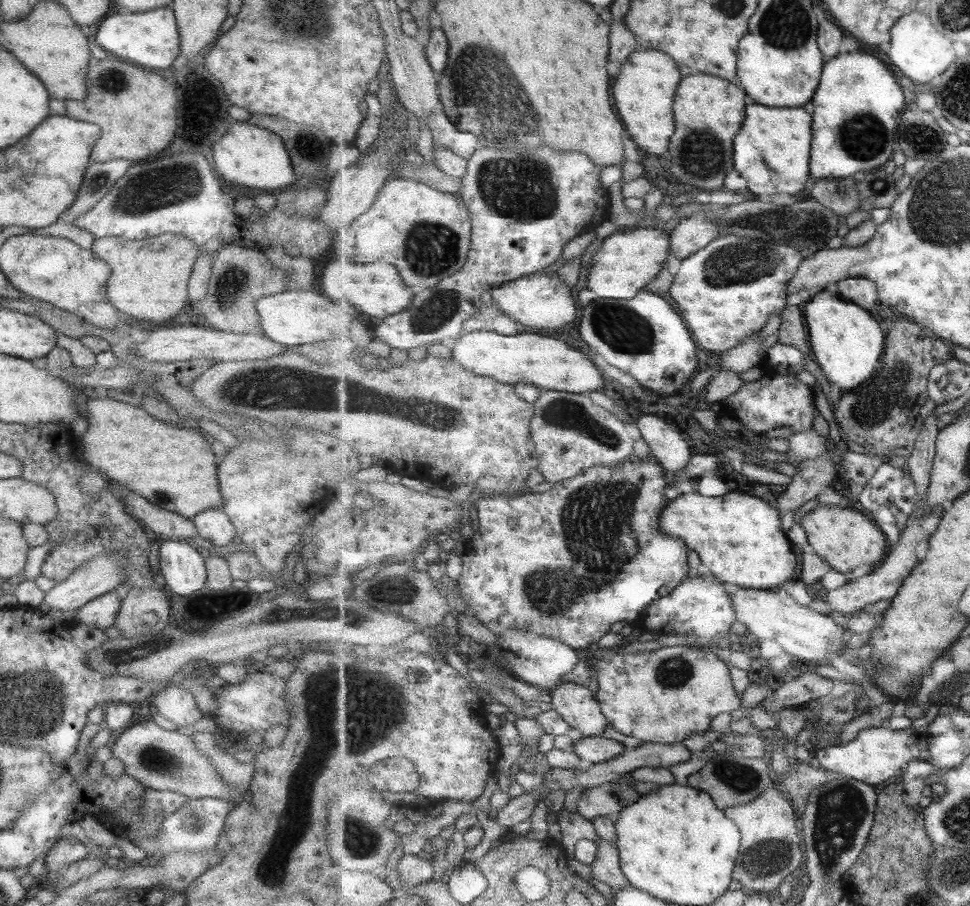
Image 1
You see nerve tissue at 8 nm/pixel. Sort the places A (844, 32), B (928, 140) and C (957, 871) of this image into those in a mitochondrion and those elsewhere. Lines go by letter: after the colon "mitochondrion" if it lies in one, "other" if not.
A: other
B: mitochondrion
C: mitochondrion

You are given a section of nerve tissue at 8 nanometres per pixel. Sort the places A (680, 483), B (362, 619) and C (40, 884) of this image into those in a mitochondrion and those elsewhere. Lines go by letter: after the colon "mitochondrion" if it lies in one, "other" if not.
A: other
B: mitochondrion
C: other

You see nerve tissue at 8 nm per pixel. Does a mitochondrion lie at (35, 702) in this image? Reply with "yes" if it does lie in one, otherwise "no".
yes

